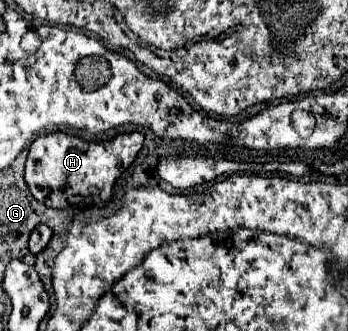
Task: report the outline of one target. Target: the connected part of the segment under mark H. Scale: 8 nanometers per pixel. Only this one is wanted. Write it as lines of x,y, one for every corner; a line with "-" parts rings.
139,131
121,133
109,141
83,141
69,133
47,133
37,137
27,155
25,181
37,201
47,207
63,209
71,195
91,197
97,205
103,205
113,191
115,179
133,163
143,147
145,135

